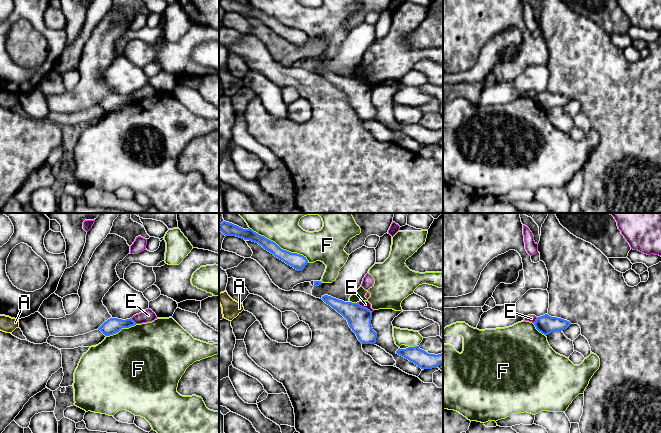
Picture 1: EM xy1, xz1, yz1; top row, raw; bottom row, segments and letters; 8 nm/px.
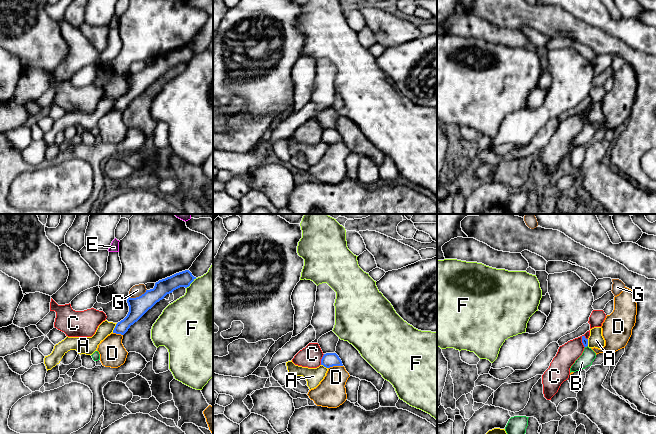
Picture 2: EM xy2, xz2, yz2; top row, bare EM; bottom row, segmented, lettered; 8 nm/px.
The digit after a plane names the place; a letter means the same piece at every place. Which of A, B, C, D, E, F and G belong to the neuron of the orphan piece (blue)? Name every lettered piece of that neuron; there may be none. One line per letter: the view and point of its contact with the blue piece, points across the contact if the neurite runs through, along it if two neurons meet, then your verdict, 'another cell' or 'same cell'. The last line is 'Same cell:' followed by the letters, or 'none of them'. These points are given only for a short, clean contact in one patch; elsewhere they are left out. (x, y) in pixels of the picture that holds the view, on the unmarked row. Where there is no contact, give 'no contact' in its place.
A: xy2 (114, 104) | along xy2 (117, 99), (112, 108) | another cell
B: yz2 (586, 122) | across yz2 (585, 117), (586, 122), (588, 131) | same cell
C: xz2 (321, 135) | along xz2 (324, 130), (320, 140) | another cell
D: xz2 (335, 141) | another cell
E: xz1 (363, 83) | along xz1 (357, 78), (371, 88) | another cell
F: xz1 (278, 22) | another cell
G: xy2 (139, 72) | along xy2 (146, 65), (138, 72), (129, 73) | another cell
Same cell: B

